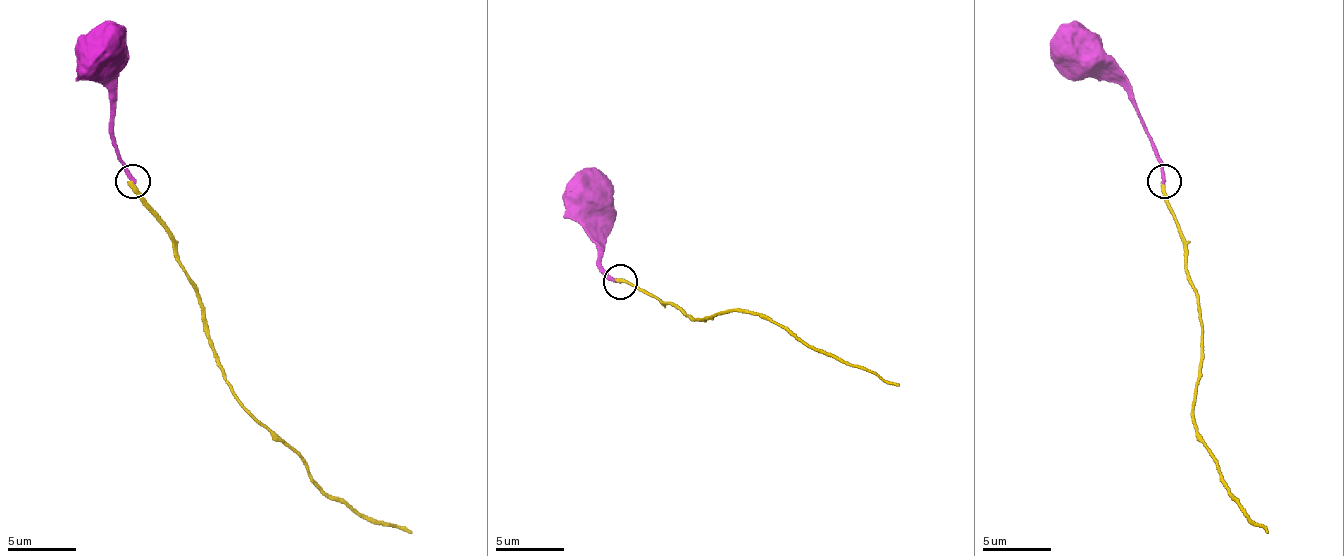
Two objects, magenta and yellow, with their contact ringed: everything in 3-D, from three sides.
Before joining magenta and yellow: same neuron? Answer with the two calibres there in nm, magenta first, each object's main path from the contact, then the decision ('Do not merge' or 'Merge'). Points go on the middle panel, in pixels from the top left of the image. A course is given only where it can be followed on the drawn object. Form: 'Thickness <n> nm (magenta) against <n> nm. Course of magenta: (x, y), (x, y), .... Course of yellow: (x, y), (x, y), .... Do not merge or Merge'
Thickness 300 nm (magenta) against 320 nm. Course of magenta: (619, 283), (602, 269), (602, 248), (567, 200), (578, 189), (584, 193). Course of yellow: (619, 279), (626, 279), (660, 300), (674, 303), (691, 320), (747, 310), (771, 317), (815, 351), (898, 386). Do not merge

